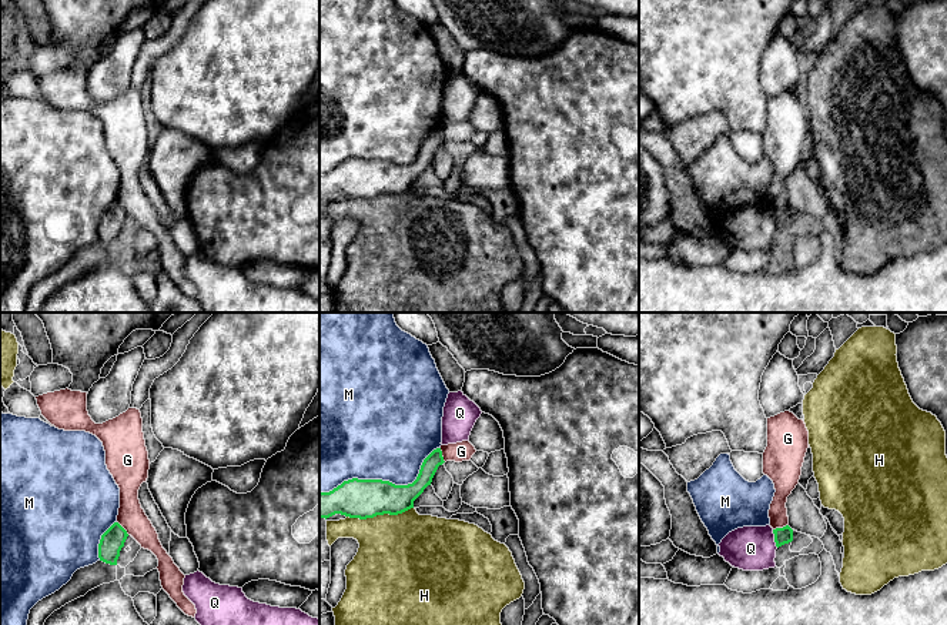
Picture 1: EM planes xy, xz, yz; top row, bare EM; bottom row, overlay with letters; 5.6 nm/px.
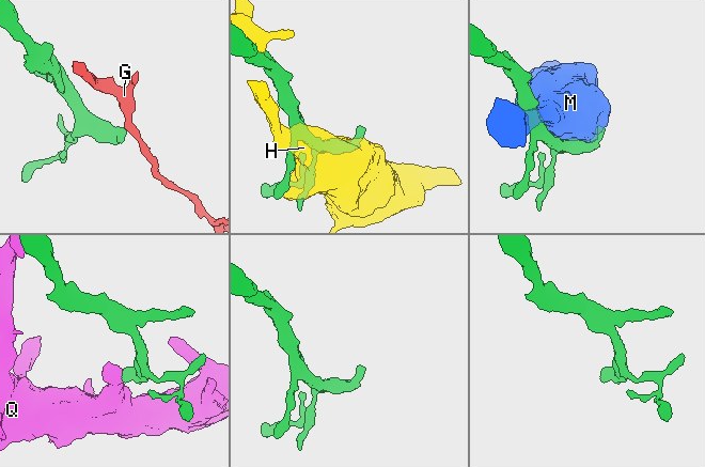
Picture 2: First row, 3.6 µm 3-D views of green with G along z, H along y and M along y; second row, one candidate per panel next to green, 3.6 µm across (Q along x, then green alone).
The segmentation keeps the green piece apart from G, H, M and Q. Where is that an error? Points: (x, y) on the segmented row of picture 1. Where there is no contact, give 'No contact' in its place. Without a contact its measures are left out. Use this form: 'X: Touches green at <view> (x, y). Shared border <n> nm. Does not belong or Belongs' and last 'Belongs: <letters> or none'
G: Touches green at yz (780, 528). Shared border 90 nm. Does not belong
H: Touches green at xz (380, 514). Shared border 380 nm. Does not belong
M: Touches green at xz (384, 481). Shared border 750 nm. Does not belong
Q: Touches green at yz (775, 538). Shared border 110 nm. Does not belong
Belongs: none

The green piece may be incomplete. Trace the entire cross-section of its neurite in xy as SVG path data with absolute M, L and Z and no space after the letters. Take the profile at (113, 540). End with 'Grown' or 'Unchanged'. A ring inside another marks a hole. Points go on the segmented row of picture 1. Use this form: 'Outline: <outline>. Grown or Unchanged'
Outline: M114 522L103 535L98 544L98 558L100 561L117 565L120 551L124 547L127 539L127 531L118 524Z. Unchanged

